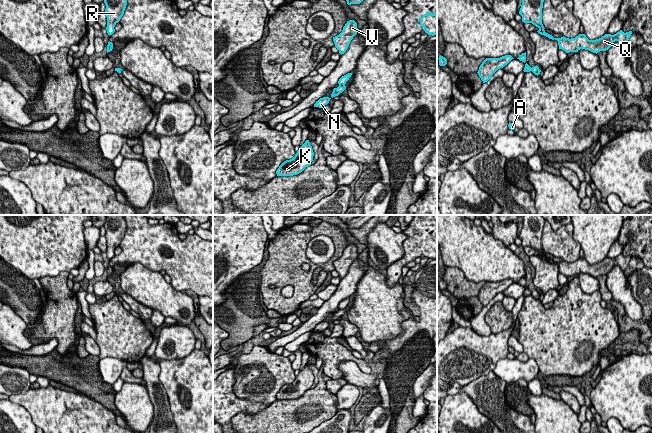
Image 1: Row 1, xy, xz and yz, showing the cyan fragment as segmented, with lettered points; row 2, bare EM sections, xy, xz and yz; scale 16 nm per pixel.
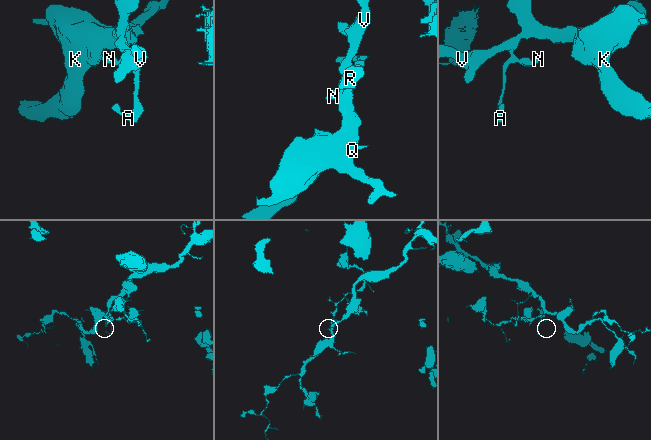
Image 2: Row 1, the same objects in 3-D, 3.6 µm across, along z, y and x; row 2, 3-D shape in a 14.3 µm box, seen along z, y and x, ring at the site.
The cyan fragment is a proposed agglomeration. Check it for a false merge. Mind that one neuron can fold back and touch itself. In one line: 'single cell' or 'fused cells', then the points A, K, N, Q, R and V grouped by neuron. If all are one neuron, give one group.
fused cells; A K Q R V / N

